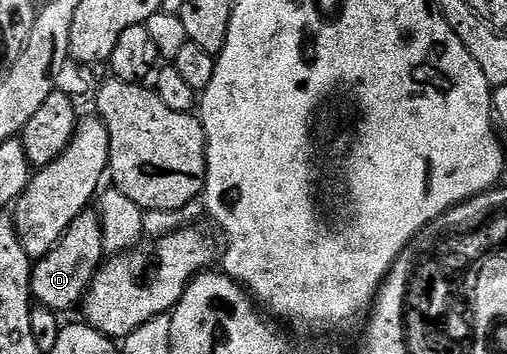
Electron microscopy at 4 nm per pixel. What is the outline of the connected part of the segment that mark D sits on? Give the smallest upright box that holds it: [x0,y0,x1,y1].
[30,210,107,314]

